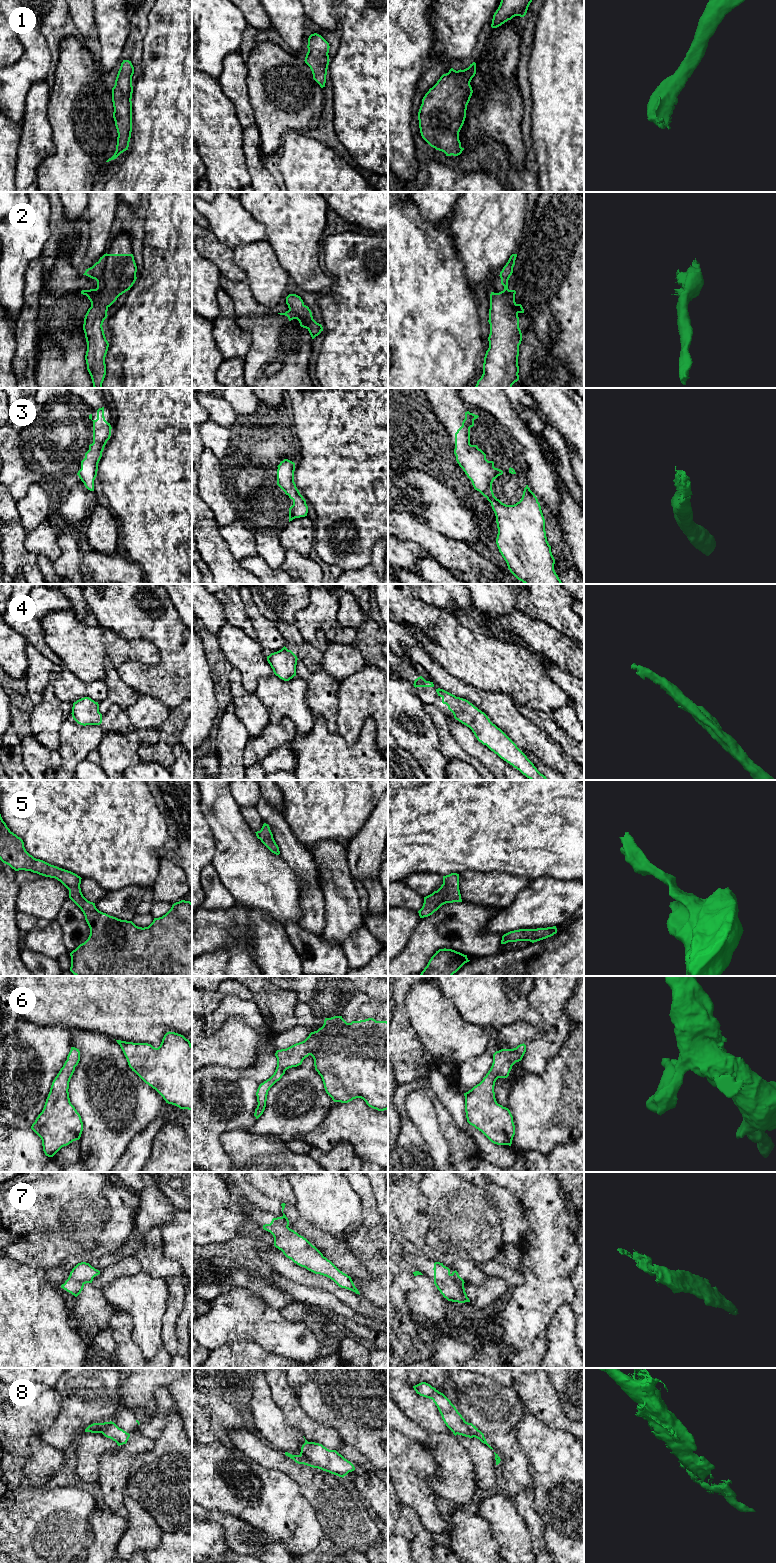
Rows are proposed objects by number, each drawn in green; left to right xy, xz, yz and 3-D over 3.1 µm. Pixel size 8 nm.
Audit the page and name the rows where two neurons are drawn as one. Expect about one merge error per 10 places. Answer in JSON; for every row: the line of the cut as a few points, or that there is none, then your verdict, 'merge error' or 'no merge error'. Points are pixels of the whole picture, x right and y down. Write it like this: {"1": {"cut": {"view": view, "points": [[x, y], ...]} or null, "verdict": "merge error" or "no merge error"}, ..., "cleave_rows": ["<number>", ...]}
{"1": {"cut": null, "verdict": "no merge error"}, "2": {"cut": null, "verdict": "no merge error"}, "3": {"cut": null, "verdict": "no merge error"}, "4": {"cut": null, "verdict": "no merge error"}, "5": {"cut": null, "verdict": "no merge error"}, "6": {"cut": null, "verdict": "no merge error"}, "7": {"cut": null, "verdict": "no merge error"}, "8": {"cut": null, "verdict": "no merge error"}, "cleave_rows": []}

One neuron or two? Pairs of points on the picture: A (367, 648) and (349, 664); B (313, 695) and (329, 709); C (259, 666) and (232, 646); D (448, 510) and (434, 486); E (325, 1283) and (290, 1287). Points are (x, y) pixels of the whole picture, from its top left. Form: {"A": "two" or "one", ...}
{"A": "two", "B": "one", "C": "one", "D": "one", "E": "two"}

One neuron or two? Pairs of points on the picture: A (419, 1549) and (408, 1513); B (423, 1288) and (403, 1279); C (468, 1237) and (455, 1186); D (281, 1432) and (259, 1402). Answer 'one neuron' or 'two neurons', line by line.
A: one neuron
B: two neurons
C: one neuron
D: one neuron

